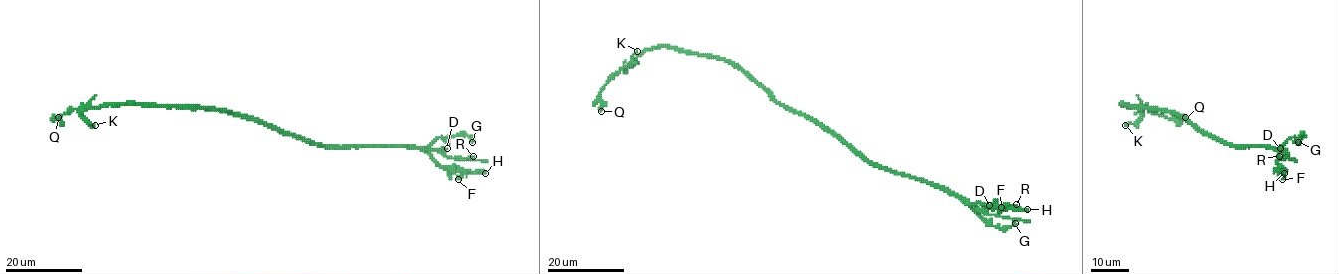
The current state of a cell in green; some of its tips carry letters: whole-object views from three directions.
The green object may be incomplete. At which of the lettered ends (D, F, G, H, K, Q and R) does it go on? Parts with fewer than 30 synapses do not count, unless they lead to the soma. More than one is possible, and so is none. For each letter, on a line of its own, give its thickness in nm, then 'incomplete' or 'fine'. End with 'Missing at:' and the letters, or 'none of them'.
D: 240 nm thick; fine
F: 400 nm thick; fine
G: 440 nm thick; fine
H: 500 nm thick; fine
K: 140 nm thick; fine
Q: 600 nm thick; fine
R: 460 nm thick; fine
Missing at: none of them

